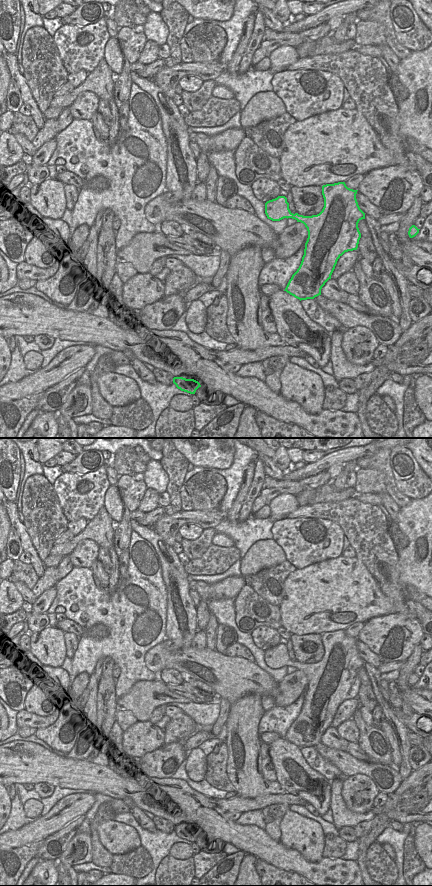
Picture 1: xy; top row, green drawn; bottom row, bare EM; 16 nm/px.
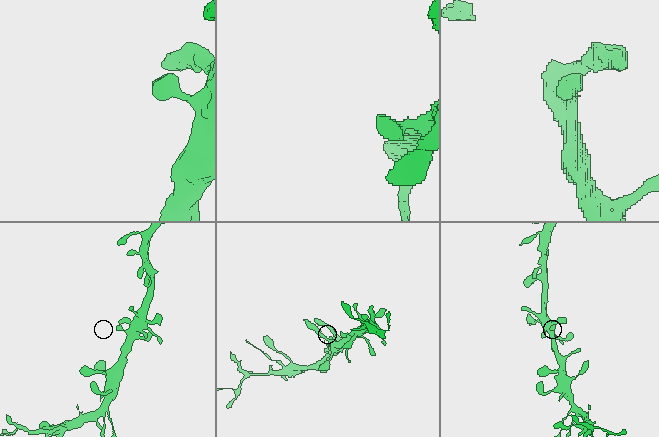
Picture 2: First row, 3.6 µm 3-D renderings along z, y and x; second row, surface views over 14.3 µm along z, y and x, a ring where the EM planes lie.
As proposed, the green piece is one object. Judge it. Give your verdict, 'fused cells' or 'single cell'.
single cell

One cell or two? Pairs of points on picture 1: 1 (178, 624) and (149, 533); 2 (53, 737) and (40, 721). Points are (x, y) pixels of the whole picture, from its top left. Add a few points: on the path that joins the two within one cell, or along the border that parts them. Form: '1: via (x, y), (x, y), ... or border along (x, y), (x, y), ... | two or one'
1: via (180, 601), (177, 581), (169, 573), (162, 556) | one
2: border along (60, 709), (59, 716), (51, 724), (37, 729) | two

